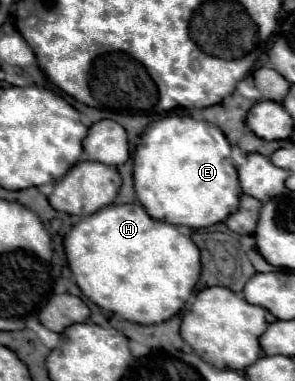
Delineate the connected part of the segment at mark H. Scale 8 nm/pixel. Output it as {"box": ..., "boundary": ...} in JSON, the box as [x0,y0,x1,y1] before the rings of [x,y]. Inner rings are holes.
{"box":[63,203,201,325],"boundary":[[[139,203],[107,205],[99,209],[99,213],[83,217],[63,237],[63,245],[69,269],[83,295],[101,309],[113,311],[123,319],[141,325],[163,323],[171,319],[175,313],[179,313],[185,307],[187,299],[191,297],[193,287],[199,281],[201,273],[197,245],[189,237],[181,235],[175,225],[165,221],[155,221],[153,217],[149,217],[143,205]]]}

